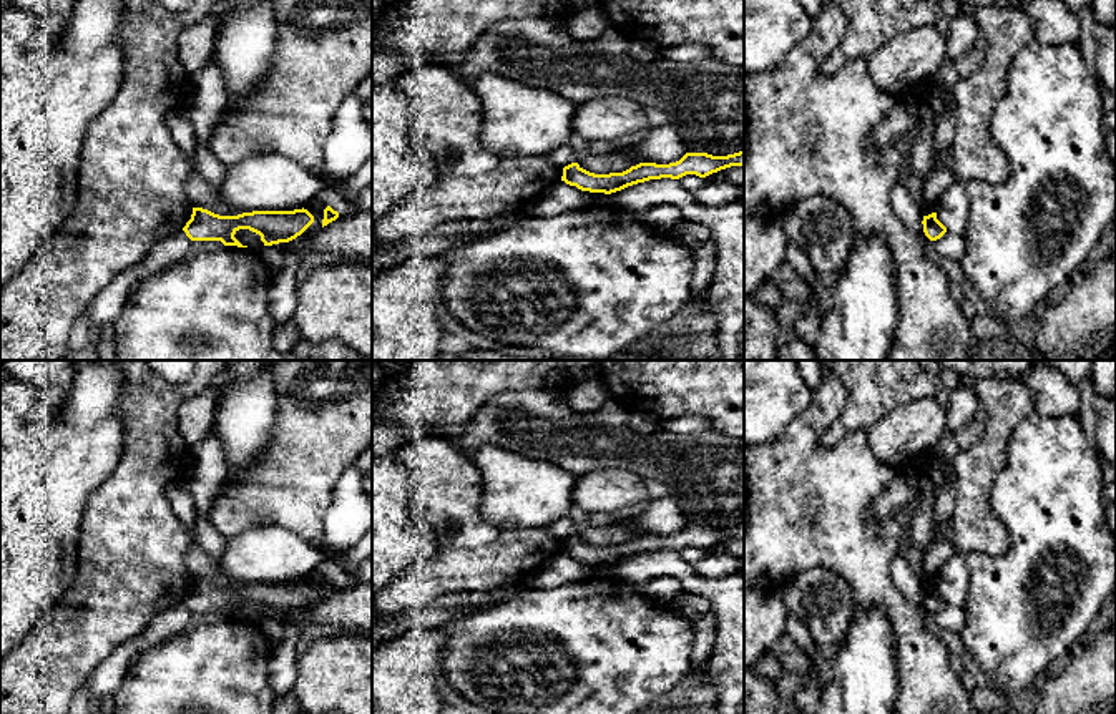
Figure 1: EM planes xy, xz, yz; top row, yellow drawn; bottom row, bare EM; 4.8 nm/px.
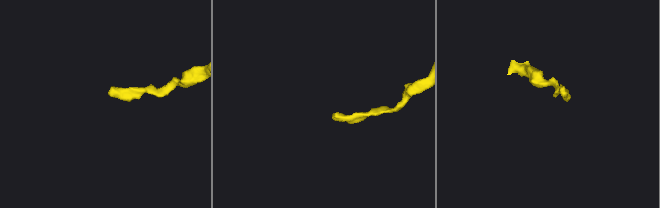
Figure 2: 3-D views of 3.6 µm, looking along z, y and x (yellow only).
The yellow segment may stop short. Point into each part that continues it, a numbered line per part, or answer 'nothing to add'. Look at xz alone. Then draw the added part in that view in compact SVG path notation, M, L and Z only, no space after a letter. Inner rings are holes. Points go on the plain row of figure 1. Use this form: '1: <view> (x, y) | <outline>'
nothing to add

